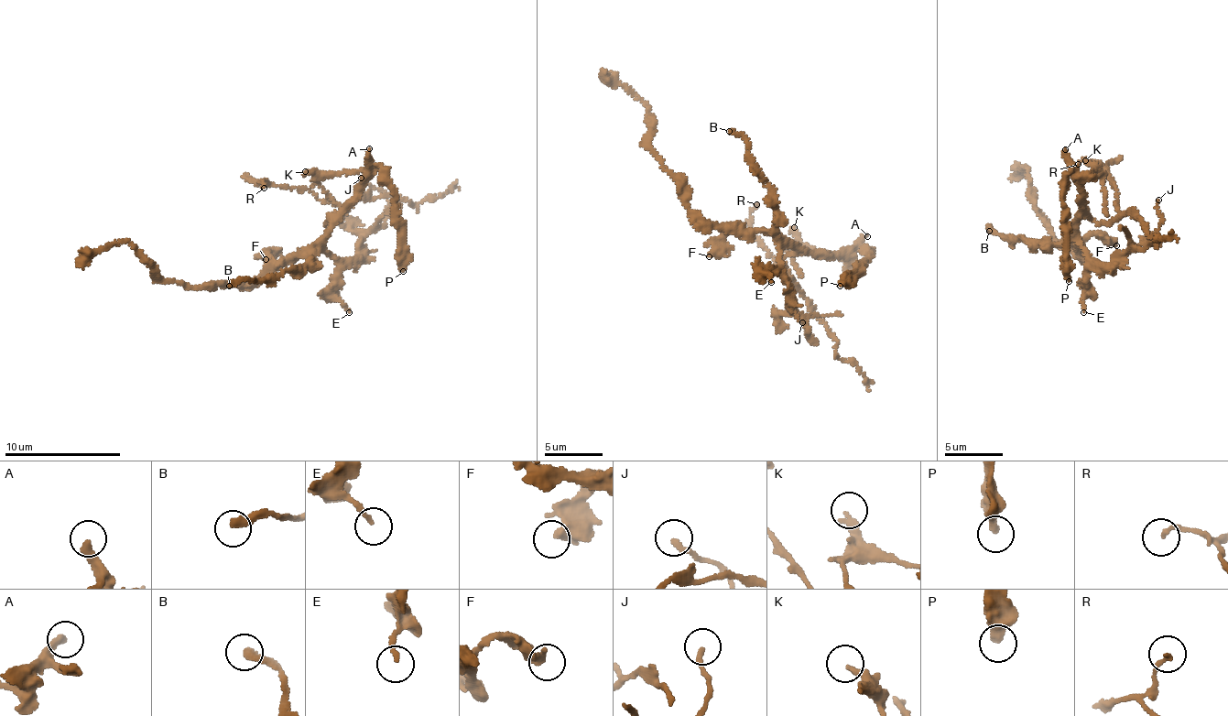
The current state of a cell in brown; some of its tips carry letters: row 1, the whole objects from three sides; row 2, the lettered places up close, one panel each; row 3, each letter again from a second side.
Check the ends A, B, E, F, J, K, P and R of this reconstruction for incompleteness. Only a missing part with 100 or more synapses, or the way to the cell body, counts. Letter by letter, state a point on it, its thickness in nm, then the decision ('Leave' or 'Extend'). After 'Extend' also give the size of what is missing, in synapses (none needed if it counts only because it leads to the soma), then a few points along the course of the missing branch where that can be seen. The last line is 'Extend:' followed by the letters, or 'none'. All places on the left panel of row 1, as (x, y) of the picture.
A: Place: (369, 148). Thickness 280 nm. Extend. Roughly 170 synapses
B: Place: (229, 286). Thickness 300 nm. Leave
E: Place: (349, 312). Thickness 170 nm. Leave
F: Place: (266, 259). Thickness 440 nm. Leave
J: Place: (361, 178). Thickness 240 nm. Leave
K: Place: (305, 171). Thickness 240 nm. Leave
P: Place: (403, 271). Thickness 400 nm. Leave
R: Place: (264, 188). Thickness 150 nm. Leave
Extend: A

